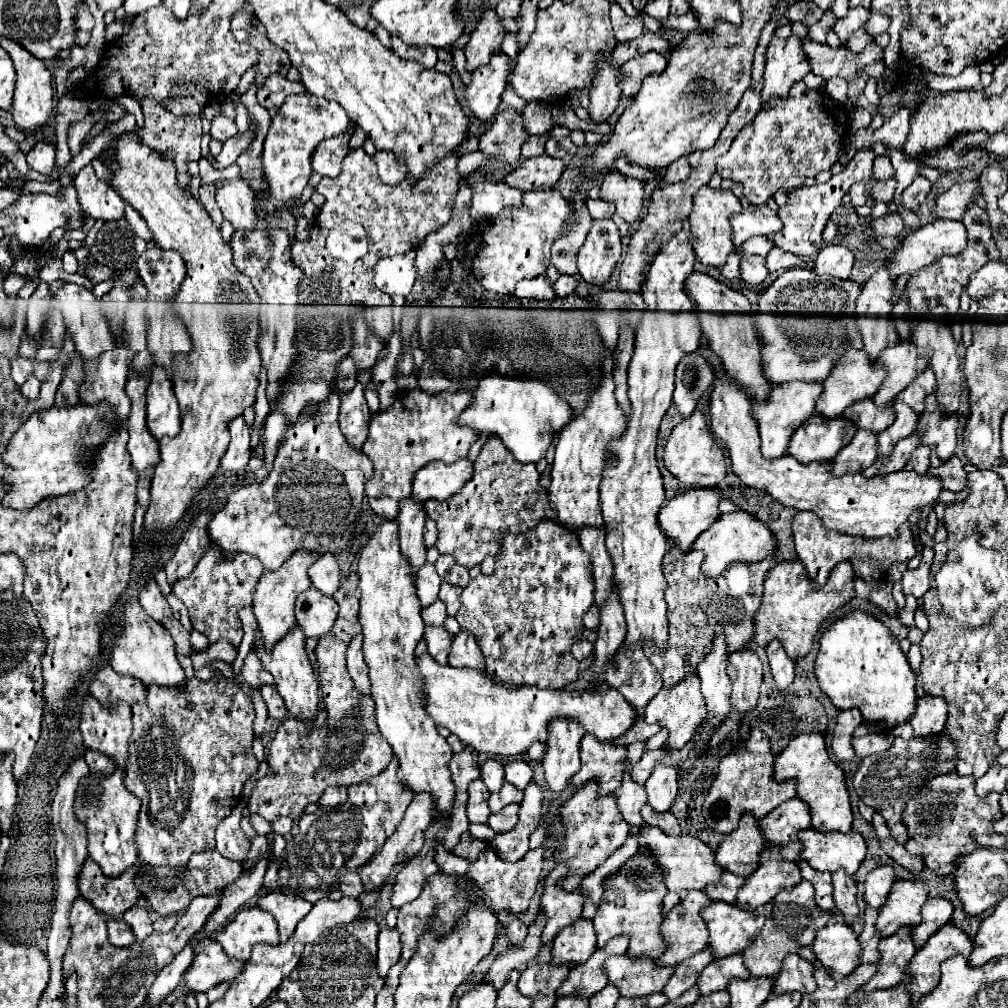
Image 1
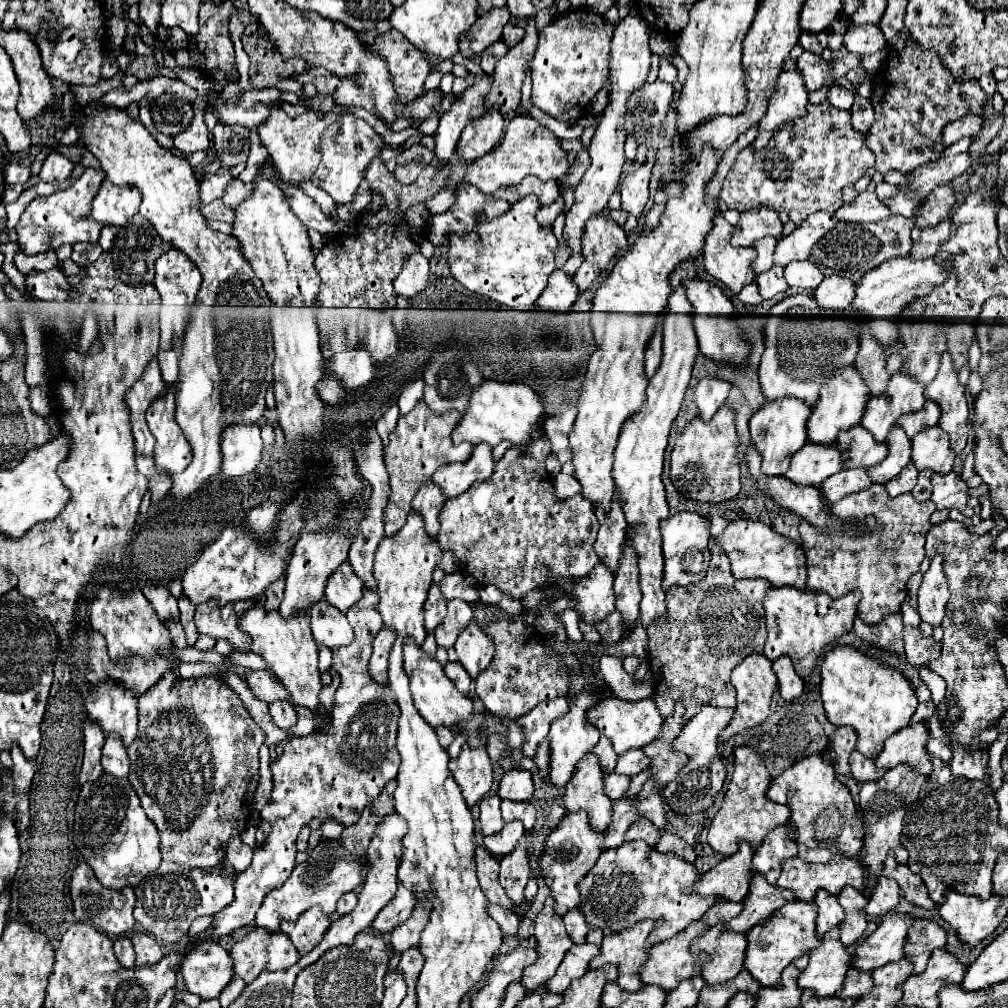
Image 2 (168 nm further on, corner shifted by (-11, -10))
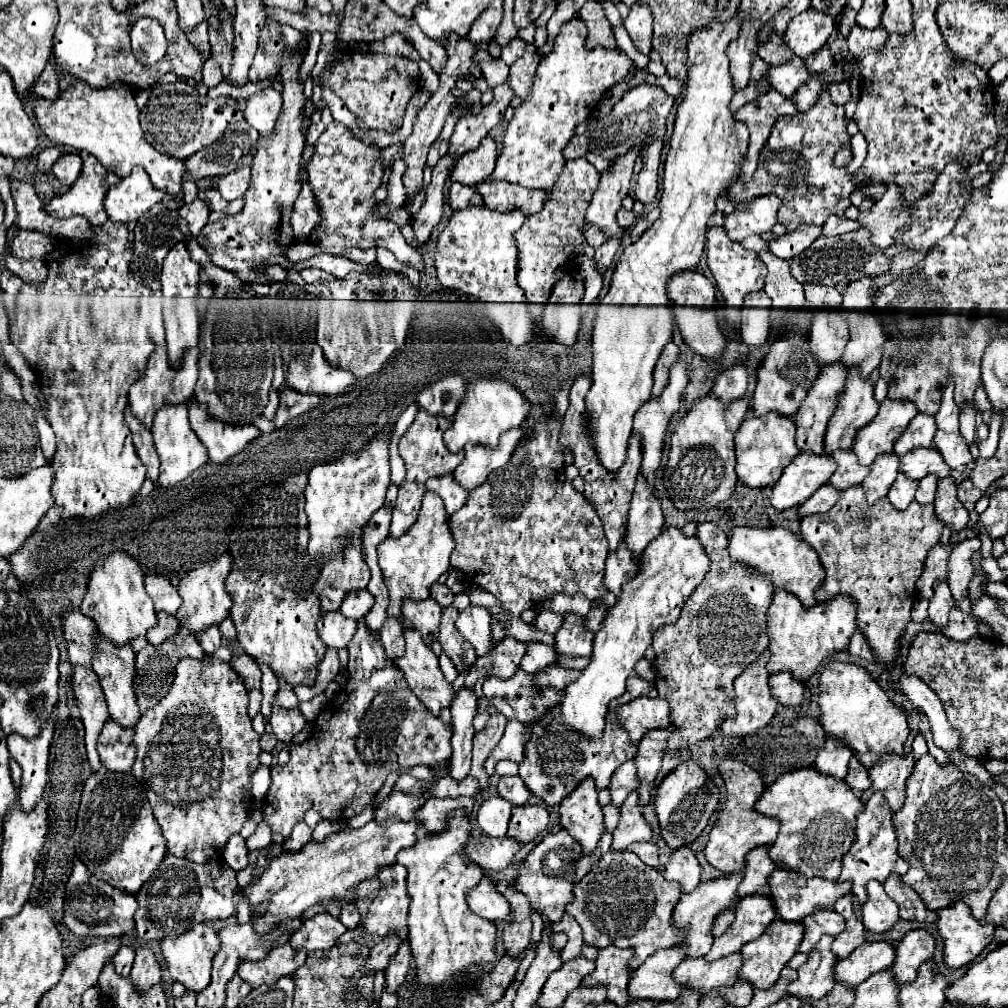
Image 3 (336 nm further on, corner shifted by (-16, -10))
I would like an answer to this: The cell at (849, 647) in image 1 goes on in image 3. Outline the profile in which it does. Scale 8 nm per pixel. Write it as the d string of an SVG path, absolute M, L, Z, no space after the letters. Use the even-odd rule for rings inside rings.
M830 662L820 676L820 724L828 736L846 742L860 762L870 768L882 754L902 754L904 742L910 734L906 712L892 704L884 690L856 664Z

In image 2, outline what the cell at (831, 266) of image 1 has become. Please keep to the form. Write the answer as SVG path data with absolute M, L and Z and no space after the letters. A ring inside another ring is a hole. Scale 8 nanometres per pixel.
M833 272L823 280L823 284L815 290L815 300L821 308L829 310L845 310L855 298L855 282L839 272Z

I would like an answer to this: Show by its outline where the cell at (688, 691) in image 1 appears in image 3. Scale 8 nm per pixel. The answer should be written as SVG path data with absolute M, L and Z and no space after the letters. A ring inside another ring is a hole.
M650 730L638 744L638 754L634 758L636 762L636 774L638 774L638 804L646 806L652 798L652 788L656 774L660 770L662 754L664 754L664 740L666 734L672 730Z

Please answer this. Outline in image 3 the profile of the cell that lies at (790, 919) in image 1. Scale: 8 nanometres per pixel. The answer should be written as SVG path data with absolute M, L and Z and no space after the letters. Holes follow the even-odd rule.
M774 920L760 938L744 944L740 950L742 954L742 968L738 972L740 980L750 982L754 988L772 988L772 984L778 980L780 970L786 966L786 962L796 954L796 948L800 946L802 940L800 924L780 924L780 920Z

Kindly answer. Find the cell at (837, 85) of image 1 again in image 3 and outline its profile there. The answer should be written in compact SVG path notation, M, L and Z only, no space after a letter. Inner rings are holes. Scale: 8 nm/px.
M848 82L830 84L830 86L828 86L828 92L830 92L830 96L832 96L832 102L834 102L834 104L844 106L844 104L850 100L850 86L848 86Z

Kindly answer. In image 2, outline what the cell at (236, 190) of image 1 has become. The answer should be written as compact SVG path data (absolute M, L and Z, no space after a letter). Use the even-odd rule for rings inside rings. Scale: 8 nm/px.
M233 180L227 186L227 194L223 194L223 202L229 208L237 208L243 200L247 200L253 194L253 184L243 184L241 180Z

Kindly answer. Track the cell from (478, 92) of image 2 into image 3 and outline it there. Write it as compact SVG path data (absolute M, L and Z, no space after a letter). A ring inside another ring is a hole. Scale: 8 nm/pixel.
M442 156L438 164L432 168L432 182L426 188L426 198L422 208L412 214L412 228L414 228L414 242L412 248L420 252L420 246L428 242L432 228L440 222L442 206L444 206L444 182L448 178L448 156Z

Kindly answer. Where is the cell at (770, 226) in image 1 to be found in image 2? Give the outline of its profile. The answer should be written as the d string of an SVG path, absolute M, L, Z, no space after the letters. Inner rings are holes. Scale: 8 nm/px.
M747 210L741 214L739 220L739 232L733 236L731 244L737 246L753 246L757 240L765 238L765 236L773 236L773 238L781 238L783 232L783 222L779 220L779 216L771 210Z

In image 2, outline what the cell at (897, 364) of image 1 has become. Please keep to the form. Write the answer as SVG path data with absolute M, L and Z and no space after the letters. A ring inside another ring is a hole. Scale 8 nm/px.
M905 372L891 376L887 390L881 396L871 396L867 402L867 412L861 424L875 436L875 440L885 442L889 430L907 412L917 412L925 404L923 384Z

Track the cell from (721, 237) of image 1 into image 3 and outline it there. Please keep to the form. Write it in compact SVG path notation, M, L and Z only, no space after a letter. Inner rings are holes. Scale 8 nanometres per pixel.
M710 228L706 234L706 250L708 250L708 268L716 280L718 290L724 296L726 308L724 316L726 322L732 324L734 328L740 326L740 308L744 306L744 296L750 292L758 292L764 288L764 264L760 264L760 258L756 256L754 250L746 250L742 244L728 240L724 228ZM736 306L736 308L728 308Z

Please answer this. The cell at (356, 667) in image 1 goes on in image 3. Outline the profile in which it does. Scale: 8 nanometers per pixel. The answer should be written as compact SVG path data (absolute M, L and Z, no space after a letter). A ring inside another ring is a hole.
M386 618L386 622L380 628L380 642L390 660L394 660L396 656L400 656L400 652L404 652L402 632L404 632L404 628L398 618Z

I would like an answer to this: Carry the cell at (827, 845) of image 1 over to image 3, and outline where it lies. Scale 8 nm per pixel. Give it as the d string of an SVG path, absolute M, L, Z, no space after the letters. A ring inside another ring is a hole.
M776 868L768 876L768 886L770 886L770 898L772 898L772 904L774 904L778 918L786 920L786 922L800 922L804 916L814 914L818 908L820 910L834 910L836 900L851 891L852 883L806 878L806 876L800 876L798 872L790 872L786 868Z

